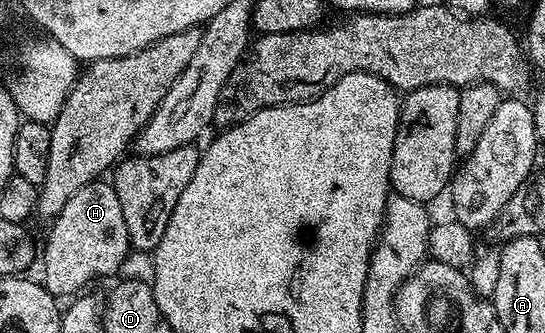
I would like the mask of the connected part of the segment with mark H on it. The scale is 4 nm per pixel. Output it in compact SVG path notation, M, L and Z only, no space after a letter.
M98 179L79 187L79 191L75 191L75 195L67 199L63 211L52 218L50 225L53 226L50 227L49 238L45 241L45 258L41 261L41 269L45 272L45 290L58 299L64 298L64 293L72 294L74 291L84 290L81 288L96 277L109 277L112 273L119 272L121 264L131 254L127 223L123 223L123 207L119 207L119 195L115 195L115 187L108 180Z

